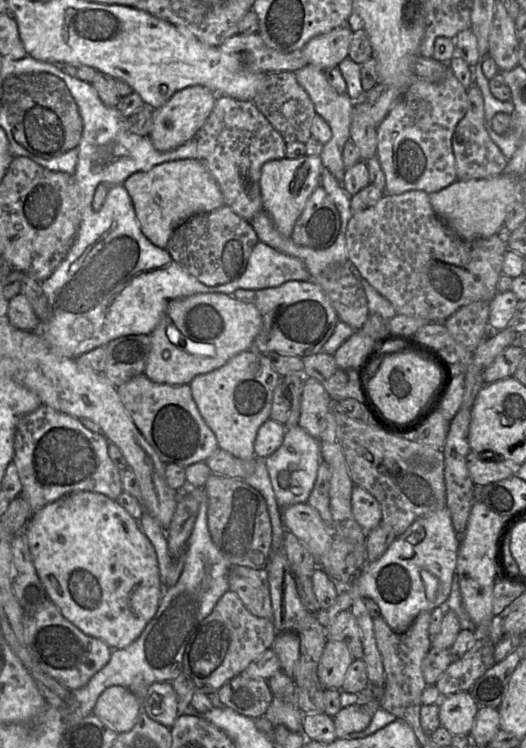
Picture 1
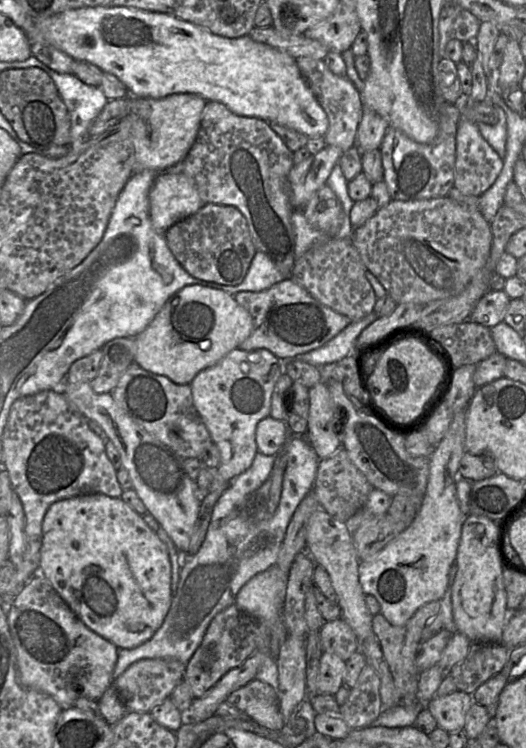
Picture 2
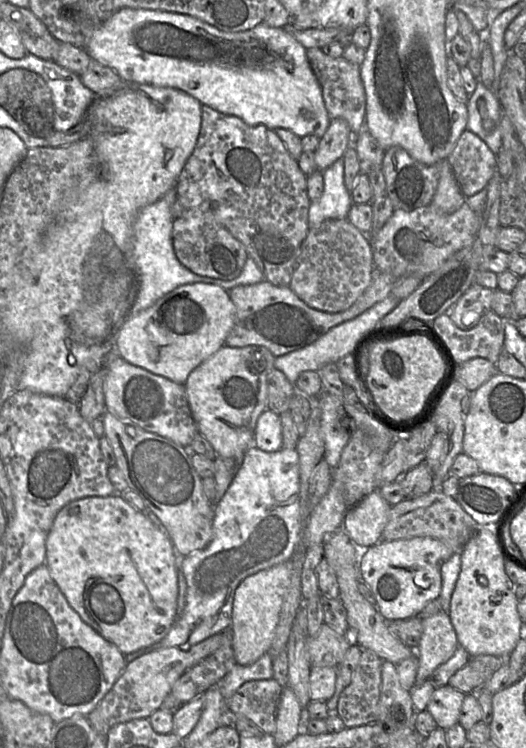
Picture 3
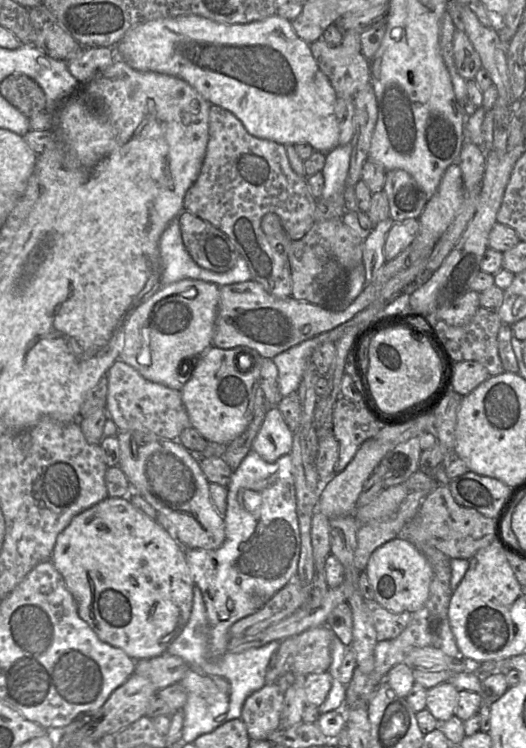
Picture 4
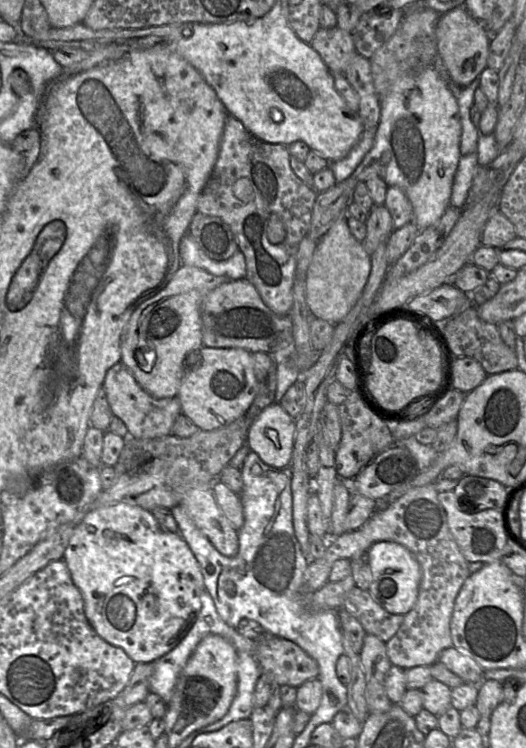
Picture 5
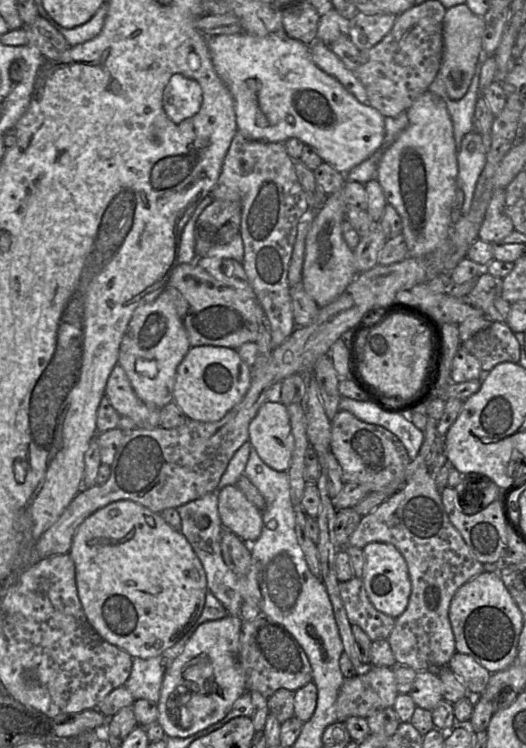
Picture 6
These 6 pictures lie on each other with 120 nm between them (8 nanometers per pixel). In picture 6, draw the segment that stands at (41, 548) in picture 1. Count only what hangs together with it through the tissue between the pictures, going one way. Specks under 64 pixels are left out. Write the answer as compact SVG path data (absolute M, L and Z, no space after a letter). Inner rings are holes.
M119 500L95 511L78 527L72 541L69 555L75 564L77 592L88 622L108 643L126 651L133 658L148 659L162 654L174 646L199 619L208 592L205 569L187 538L172 528L160 513L151 511L132 500Z

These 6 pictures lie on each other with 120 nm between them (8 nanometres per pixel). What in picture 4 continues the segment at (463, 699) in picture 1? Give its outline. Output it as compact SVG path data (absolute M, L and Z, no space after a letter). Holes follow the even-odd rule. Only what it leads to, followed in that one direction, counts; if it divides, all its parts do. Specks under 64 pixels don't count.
M450 682L440 683L427 689L426 709L439 723L449 720L455 715L459 689Z

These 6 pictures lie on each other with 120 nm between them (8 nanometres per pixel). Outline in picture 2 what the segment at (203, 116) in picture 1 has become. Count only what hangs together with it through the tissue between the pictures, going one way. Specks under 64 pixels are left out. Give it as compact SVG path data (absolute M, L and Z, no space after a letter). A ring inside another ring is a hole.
M189 93L172 94L161 99L139 98L130 95L124 99L129 100L127 117L131 120L131 132L135 149L133 173L146 169L162 172L184 161L197 138L207 101L201 96Z

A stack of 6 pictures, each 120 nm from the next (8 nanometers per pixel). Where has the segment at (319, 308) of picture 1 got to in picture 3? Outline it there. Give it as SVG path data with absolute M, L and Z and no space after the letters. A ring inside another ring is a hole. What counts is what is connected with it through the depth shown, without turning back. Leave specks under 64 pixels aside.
M373 269L373 278L362 295L346 310L329 313L314 309L302 301L290 288L280 287L268 281L253 285L240 285L228 291L236 315L232 330L226 338L225 346L244 347L249 345L263 346L274 357L299 350L324 335L329 329L351 320L382 301L390 293L397 277Z

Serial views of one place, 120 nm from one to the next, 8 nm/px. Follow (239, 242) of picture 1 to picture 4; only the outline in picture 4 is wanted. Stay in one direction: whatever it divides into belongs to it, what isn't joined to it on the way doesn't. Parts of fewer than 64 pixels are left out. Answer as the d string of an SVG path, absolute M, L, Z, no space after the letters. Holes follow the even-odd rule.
M185 209L178 220L183 244L196 264L216 273L235 266L240 254L224 232Z

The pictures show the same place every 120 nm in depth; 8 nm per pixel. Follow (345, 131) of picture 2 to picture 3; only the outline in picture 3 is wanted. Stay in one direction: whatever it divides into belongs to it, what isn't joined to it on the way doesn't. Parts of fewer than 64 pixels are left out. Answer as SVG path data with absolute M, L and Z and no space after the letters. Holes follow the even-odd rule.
M316 47L307 49L307 58L321 86L330 120L342 118L347 121L352 134L362 132L366 123L366 95L360 66L345 60L343 57L330 57L323 52L322 48Z

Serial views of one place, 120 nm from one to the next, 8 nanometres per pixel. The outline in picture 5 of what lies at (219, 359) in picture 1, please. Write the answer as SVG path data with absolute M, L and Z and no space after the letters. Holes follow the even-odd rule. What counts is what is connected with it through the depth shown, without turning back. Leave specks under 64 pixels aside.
M183 265L180 266L180 268L176 271L176 273L173 275L173 277L170 279L170 281L166 284L166 286L158 291L153 296L149 297L148 299L144 300L142 303L140 303L132 312L129 321L127 322L127 325L125 326L124 333L122 335L122 341L121 341L121 362L126 365L126 367L131 371L133 376L135 377L136 381L139 383L139 385L147 391L150 395L152 395L155 398L170 398L170 397L176 397L178 395L178 391L182 382L182 378L184 376L184 360L187 356L189 356L189 353L193 350L199 350L203 344L202 344L202 322L201 322L201 315L200 315L200 306L203 298L213 289L221 285L222 283L226 283L229 281L235 281L230 280L227 277L224 276L216 276L213 275L201 268Z

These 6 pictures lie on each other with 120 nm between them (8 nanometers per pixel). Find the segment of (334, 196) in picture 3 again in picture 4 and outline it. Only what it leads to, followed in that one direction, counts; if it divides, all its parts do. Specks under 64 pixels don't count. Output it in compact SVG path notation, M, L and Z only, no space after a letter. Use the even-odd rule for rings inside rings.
M351 144L338 145L326 154L325 165L321 171L324 176L324 188L320 199L344 193L350 168Z

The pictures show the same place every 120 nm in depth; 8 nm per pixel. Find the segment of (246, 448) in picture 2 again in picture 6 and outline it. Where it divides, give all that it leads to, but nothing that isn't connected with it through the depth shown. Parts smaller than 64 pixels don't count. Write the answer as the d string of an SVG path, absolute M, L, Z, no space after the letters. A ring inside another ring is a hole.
M194 346L189 349L176 372L174 402L192 420L216 422L222 419L245 396L252 381L252 368L239 356L236 349L221 346Z

